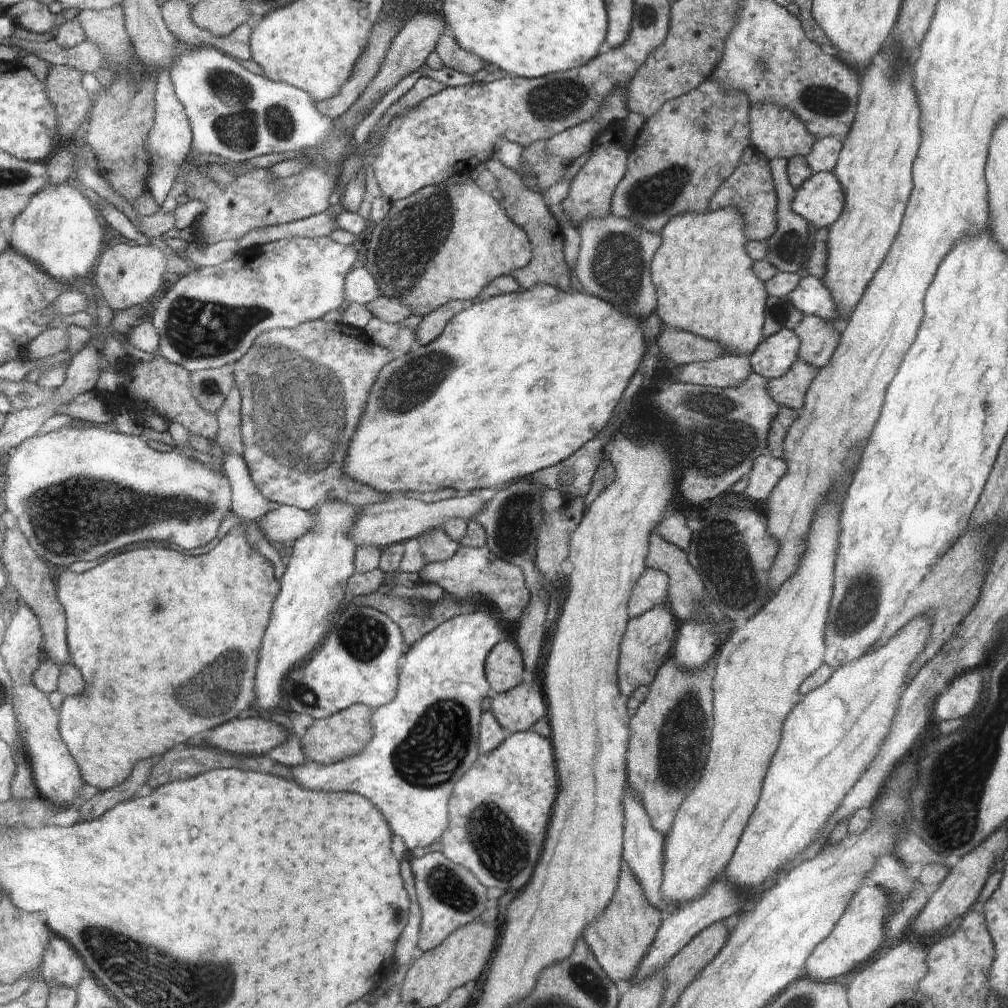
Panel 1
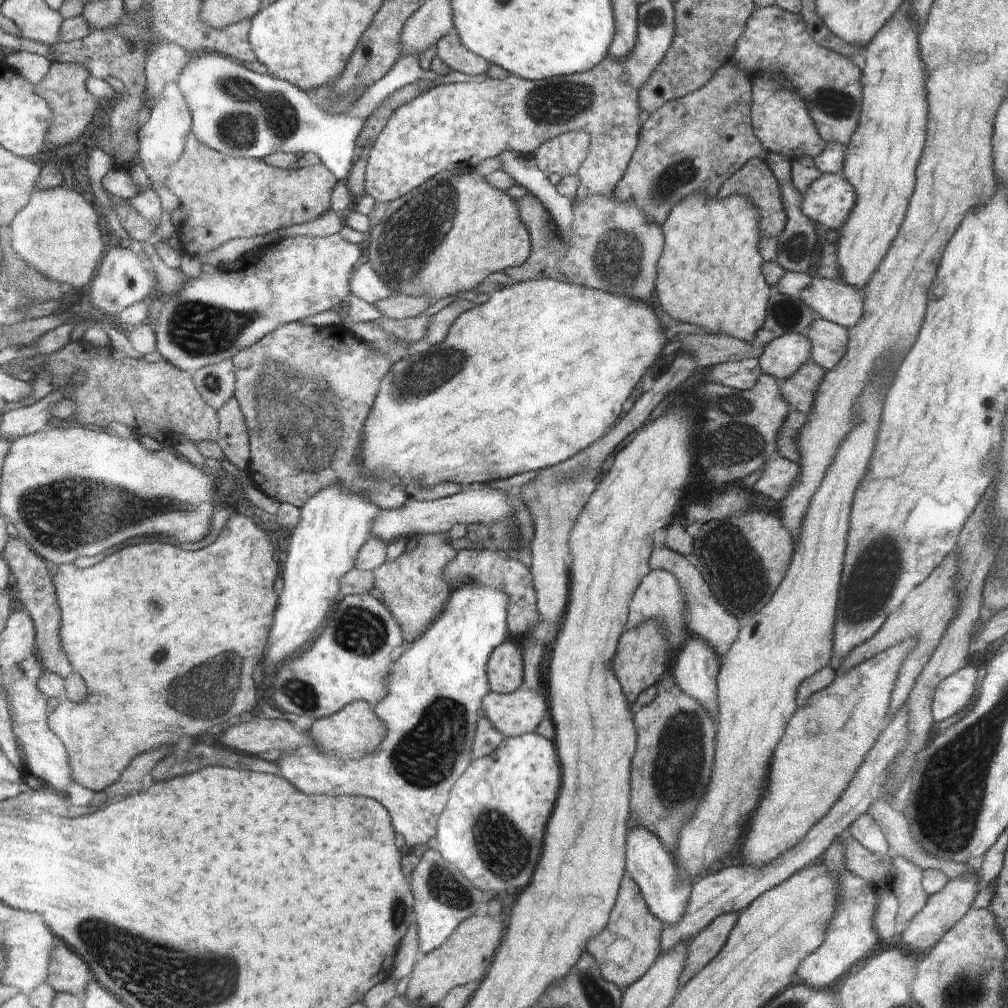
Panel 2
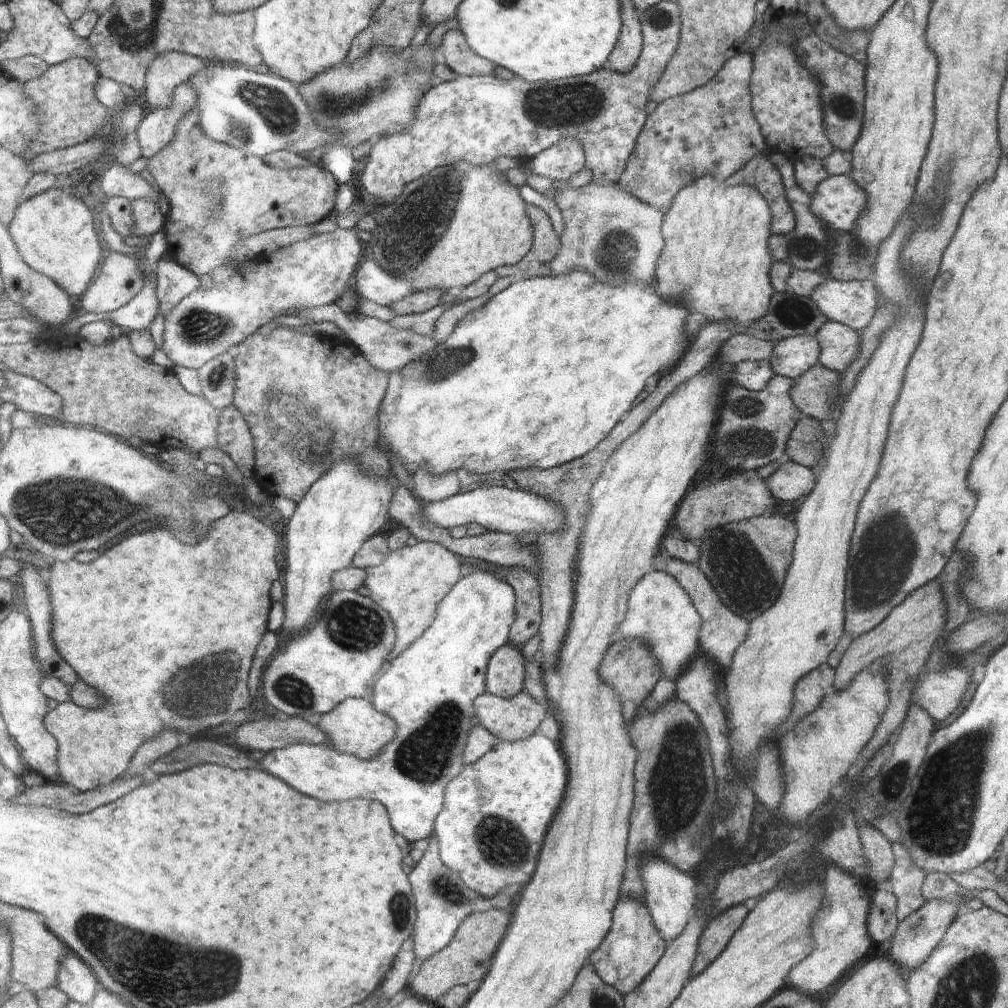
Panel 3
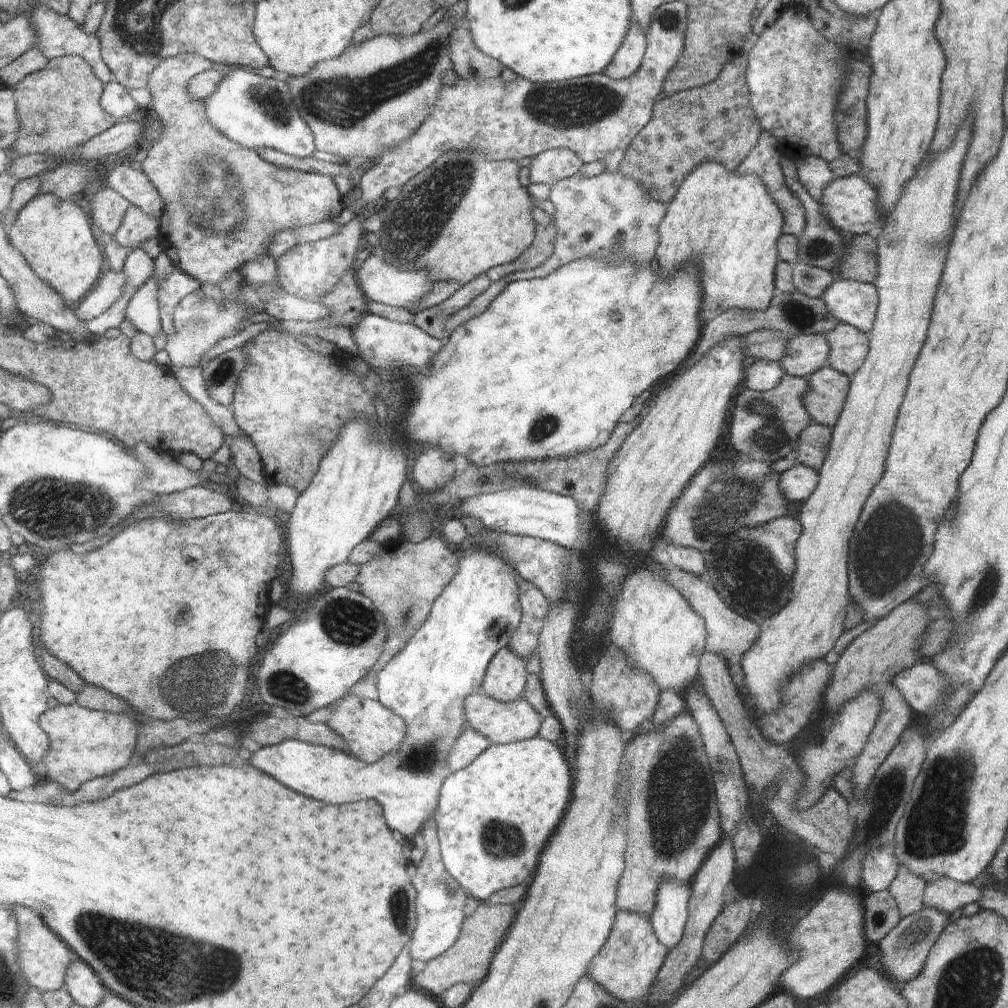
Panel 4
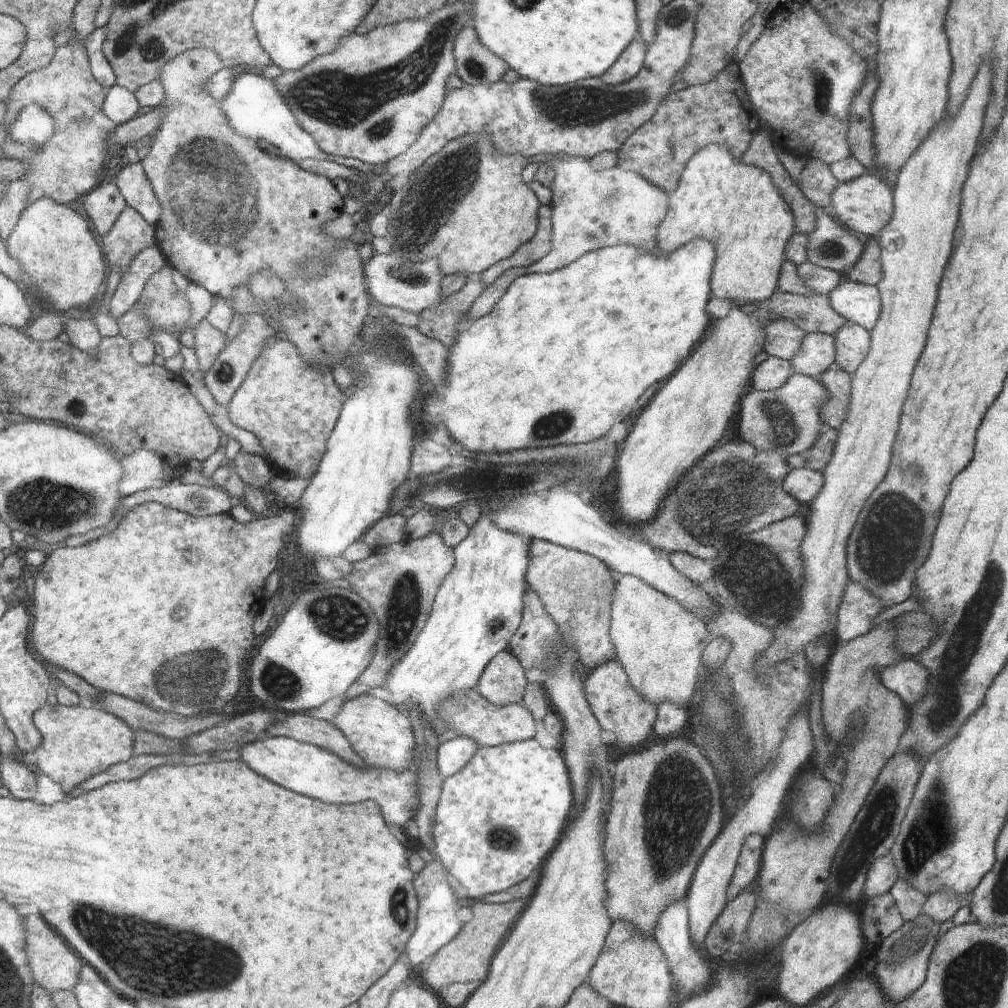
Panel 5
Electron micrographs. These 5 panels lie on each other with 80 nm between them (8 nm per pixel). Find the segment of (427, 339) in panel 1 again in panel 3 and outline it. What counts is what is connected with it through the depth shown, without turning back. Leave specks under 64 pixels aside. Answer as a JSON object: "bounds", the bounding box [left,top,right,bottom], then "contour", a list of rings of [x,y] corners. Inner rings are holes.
{"bounds":[431,294,488,344],"contour":[[[487,294],[475,299],[464,299],[462,302],[454,303],[448,307],[436,320],[433,335],[431,336],[437,344],[443,343],[454,330],[456,323],[465,315],[483,306],[488,300]]]}

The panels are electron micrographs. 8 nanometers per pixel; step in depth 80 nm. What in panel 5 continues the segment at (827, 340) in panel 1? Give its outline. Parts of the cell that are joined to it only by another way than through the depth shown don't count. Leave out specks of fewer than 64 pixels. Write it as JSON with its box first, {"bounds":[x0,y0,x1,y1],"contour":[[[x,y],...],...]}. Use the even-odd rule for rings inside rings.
{"bounds":[833,321,870,375],"contour":[[[846,321],[833,336],[836,342],[835,364],[844,372],[853,375],[868,355],[870,331]]]}

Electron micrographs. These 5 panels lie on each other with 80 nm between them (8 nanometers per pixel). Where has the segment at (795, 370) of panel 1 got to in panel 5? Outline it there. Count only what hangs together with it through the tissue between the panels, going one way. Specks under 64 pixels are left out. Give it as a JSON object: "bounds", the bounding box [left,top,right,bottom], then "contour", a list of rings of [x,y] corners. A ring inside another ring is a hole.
{"bounds":[819,363,852,431],"contour":[[[834,363],[819,380],[828,392],[828,400],[826,404],[822,404],[820,418],[825,425],[839,431],[846,420],[850,398],[852,398],[852,375],[844,372]]]}

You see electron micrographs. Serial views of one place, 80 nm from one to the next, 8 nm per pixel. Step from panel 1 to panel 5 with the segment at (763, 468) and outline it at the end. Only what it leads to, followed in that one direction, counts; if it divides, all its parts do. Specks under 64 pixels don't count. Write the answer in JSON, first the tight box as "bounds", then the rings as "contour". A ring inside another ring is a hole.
{"bounds":[785,468,824,504],"contour":[[[812,468],[791,469],[785,479],[785,492],[798,502],[810,504],[824,486],[822,473]]]}

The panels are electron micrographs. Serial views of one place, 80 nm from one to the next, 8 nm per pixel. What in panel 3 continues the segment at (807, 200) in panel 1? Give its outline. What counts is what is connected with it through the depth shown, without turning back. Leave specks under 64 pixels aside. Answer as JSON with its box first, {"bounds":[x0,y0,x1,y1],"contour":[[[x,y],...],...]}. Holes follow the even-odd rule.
{"bounds":[809,174,865,232],"contour":[[[846,174],[822,179],[811,194],[809,207],[828,228],[850,232],[865,204],[865,192]]]}

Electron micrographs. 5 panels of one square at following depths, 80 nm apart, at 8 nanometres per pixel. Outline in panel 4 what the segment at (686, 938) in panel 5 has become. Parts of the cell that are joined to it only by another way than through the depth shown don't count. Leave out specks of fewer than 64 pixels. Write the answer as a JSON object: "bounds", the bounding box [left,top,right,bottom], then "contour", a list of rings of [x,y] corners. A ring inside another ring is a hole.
{"bounds":[650,879,690,948],"contour":[[[662,879],[656,900],[656,910],[650,915],[658,940],[668,948],[682,942],[688,922],[690,885],[674,879]]]}

